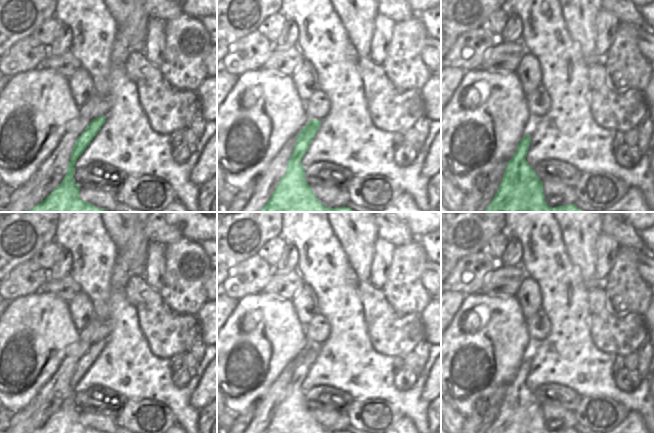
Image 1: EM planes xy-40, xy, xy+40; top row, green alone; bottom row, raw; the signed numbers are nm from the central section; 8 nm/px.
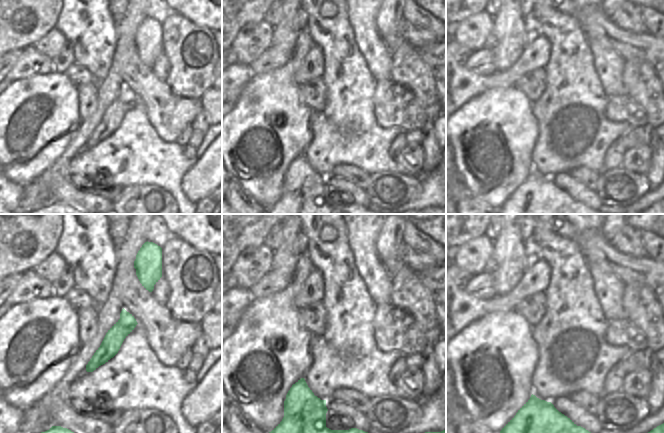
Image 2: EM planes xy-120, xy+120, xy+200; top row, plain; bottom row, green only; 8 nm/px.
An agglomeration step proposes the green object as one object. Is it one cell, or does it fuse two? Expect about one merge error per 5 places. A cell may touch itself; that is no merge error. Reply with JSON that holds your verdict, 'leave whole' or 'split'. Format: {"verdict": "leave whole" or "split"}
{"verdict": "leave whole"}

